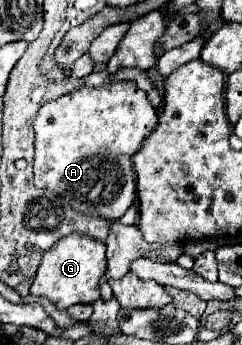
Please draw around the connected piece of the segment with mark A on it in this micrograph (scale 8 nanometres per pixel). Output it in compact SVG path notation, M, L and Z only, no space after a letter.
M119 81L119 83L111 83L109 87L99 87L99 89L89 89L89 87L83 87L79 91L73 91L69 95L63 95L51 103L45 103L39 113L37 113L37 119L35 119L35 187L37 189L51 189L51 191L57 191L57 195L65 195L71 203L71 207L77 211L77 213L91 213L91 215L97 215L97 217L103 217L107 221L113 221L113 219L119 219L135 201L135 171L133 171L133 161L131 157L137 153L137 149L141 147L143 139L155 129L157 125L157 111L151 107L151 103L147 101L147 95L145 91L137 89L133 81Z

